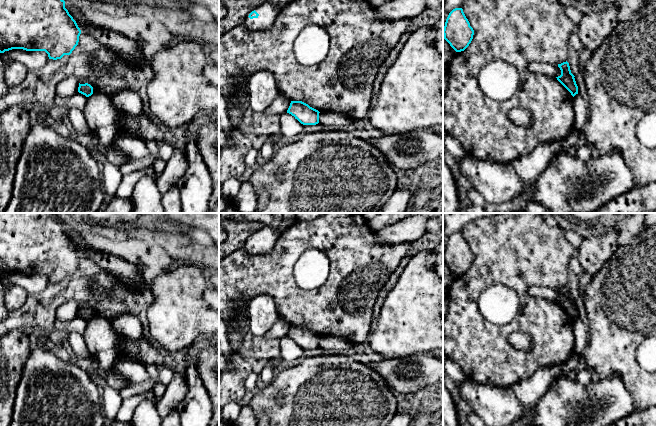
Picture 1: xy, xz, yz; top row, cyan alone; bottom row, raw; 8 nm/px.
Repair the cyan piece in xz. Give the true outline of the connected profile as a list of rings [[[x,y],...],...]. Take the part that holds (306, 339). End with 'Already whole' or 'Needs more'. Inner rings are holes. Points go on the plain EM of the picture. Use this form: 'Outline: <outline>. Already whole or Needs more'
Outline: [[[291,325],[287,337],[295,341],[303,349],[319,347],[319,335],[302,325]]]. Already whole

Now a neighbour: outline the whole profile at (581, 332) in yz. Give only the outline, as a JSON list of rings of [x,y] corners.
[[[579,318],[573,321],[574,353],[581,356],[588,344],[590,335],[589,327]]]

